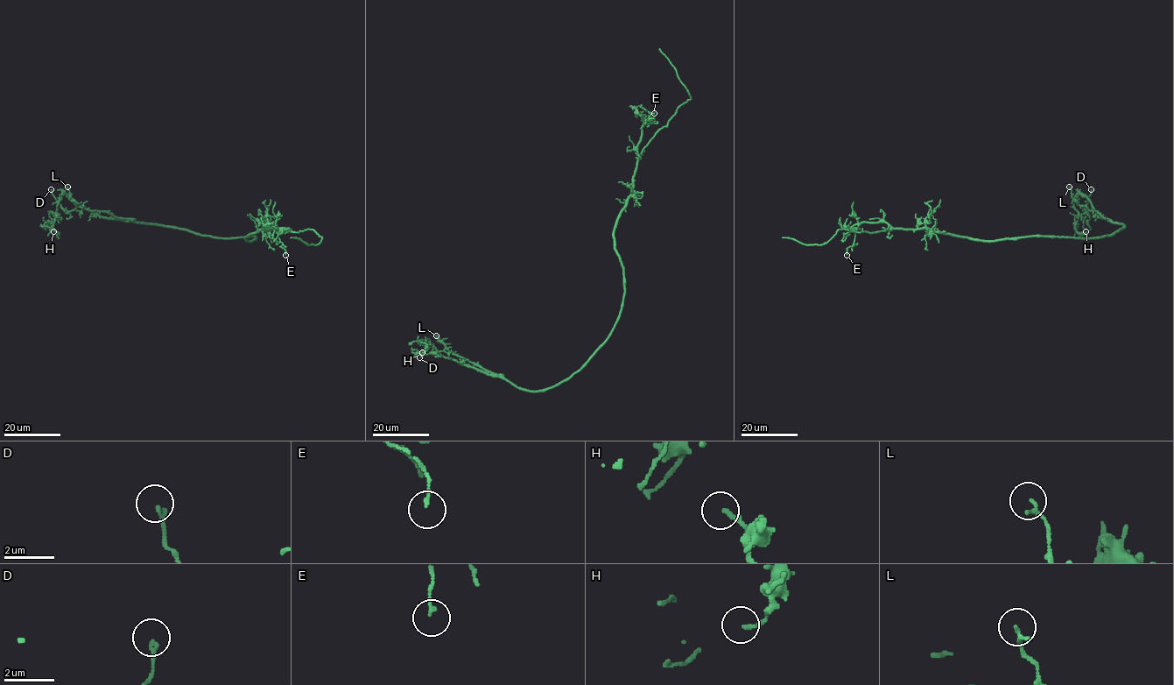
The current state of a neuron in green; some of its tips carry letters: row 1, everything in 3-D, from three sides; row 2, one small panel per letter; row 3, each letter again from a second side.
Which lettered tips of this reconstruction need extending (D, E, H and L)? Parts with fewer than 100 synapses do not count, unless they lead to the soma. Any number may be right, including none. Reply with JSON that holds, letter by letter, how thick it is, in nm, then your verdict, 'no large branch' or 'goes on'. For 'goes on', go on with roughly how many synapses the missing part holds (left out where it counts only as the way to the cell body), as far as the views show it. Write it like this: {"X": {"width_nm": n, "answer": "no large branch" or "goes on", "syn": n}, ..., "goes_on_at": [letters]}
{"D": {"width_nm": 140, "answer": "no large branch"}, "E": {"width_nm": 130, "answer": "no large branch"}, "H": {"width_nm": 160, "answer": "no large branch"}, "L": {"width_nm": 140, "answer": "no large branch"}, "goes_on_at": []}

